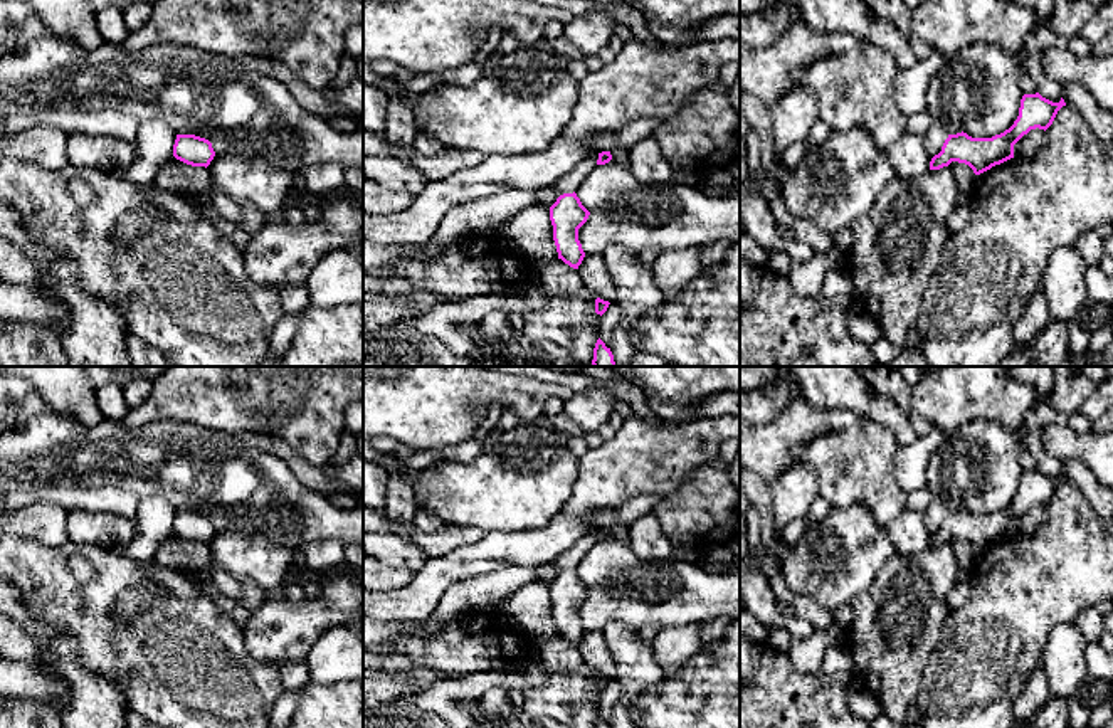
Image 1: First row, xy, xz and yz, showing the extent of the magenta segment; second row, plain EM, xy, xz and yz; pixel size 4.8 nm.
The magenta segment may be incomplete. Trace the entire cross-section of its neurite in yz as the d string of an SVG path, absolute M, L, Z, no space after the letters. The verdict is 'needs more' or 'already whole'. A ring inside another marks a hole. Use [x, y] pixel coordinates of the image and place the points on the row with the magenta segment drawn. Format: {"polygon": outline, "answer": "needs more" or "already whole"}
{"polygon": "M1039 92L1024 94L1019 116L1009 129L992 138L972 138L963 131L948 135L942 151L931 158L930 170L940 170L952 161L958 161L968 165L975 175L980 175L1014 158L1014 145L1031 129L1046 131L1063 106L1066 106L1063 98L1059 103L1052 103Z", "answer": "already whole"}

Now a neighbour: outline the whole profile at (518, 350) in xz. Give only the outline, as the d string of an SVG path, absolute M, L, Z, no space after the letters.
M481 324L471 328L472 358L496 355L501 367L593 367L580 363L565 348L555 343L530 340L521 331L514 331L501 343L488 343Z

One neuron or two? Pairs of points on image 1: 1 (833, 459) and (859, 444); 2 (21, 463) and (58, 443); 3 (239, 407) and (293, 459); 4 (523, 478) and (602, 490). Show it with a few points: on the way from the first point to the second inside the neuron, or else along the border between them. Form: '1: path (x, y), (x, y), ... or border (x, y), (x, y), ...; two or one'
1: path (839, 459), (844, 459), (853, 451); one
2: path (29, 458), (49, 449); one
3: border (244, 437), (253, 434), (276, 436), (301, 458); two
4: border (579, 459), (572, 495), (559, 513); two

